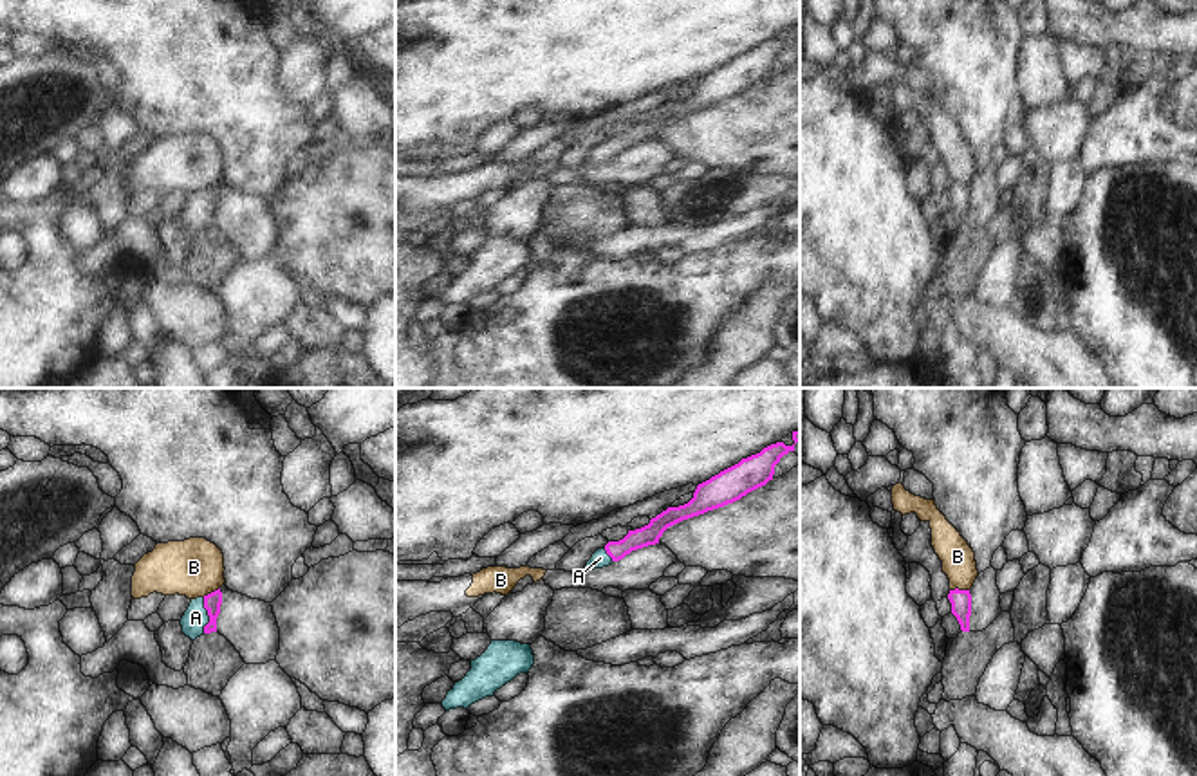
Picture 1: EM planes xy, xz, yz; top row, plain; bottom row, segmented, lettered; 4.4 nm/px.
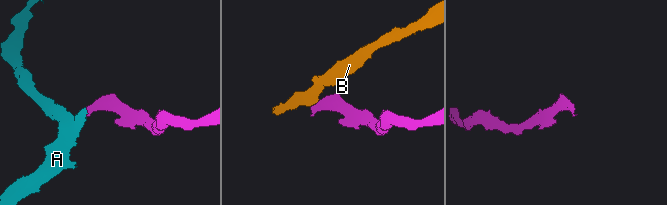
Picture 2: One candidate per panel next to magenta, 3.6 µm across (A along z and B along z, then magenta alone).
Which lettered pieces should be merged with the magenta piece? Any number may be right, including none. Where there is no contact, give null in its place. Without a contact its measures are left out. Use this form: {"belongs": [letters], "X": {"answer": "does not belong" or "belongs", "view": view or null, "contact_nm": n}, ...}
{"belongs": ["A"], "A": {"answer": "belongs", "view": "xy", "contact_nm": 160}, "B": {"answer": "does not belong", "view": "yz", "contact_nm": 90}}

